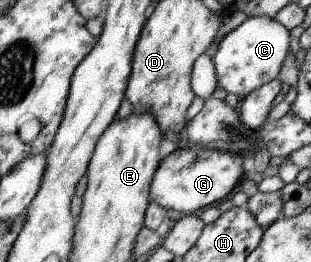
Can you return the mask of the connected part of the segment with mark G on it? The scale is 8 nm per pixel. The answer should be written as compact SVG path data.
M200 147L179 148L160 162L149 189L149 199L168 211L179 211L184 216L218 205L236 192L245 176L242 163L247 156L242 154Z

